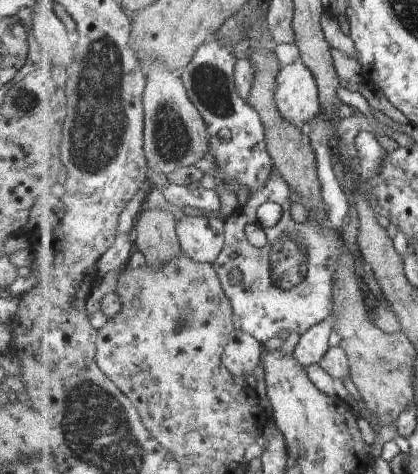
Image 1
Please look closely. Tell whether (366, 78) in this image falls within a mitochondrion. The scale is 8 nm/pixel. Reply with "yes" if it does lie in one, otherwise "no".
no

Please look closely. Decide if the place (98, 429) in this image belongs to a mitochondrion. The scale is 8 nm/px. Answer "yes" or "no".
yes

